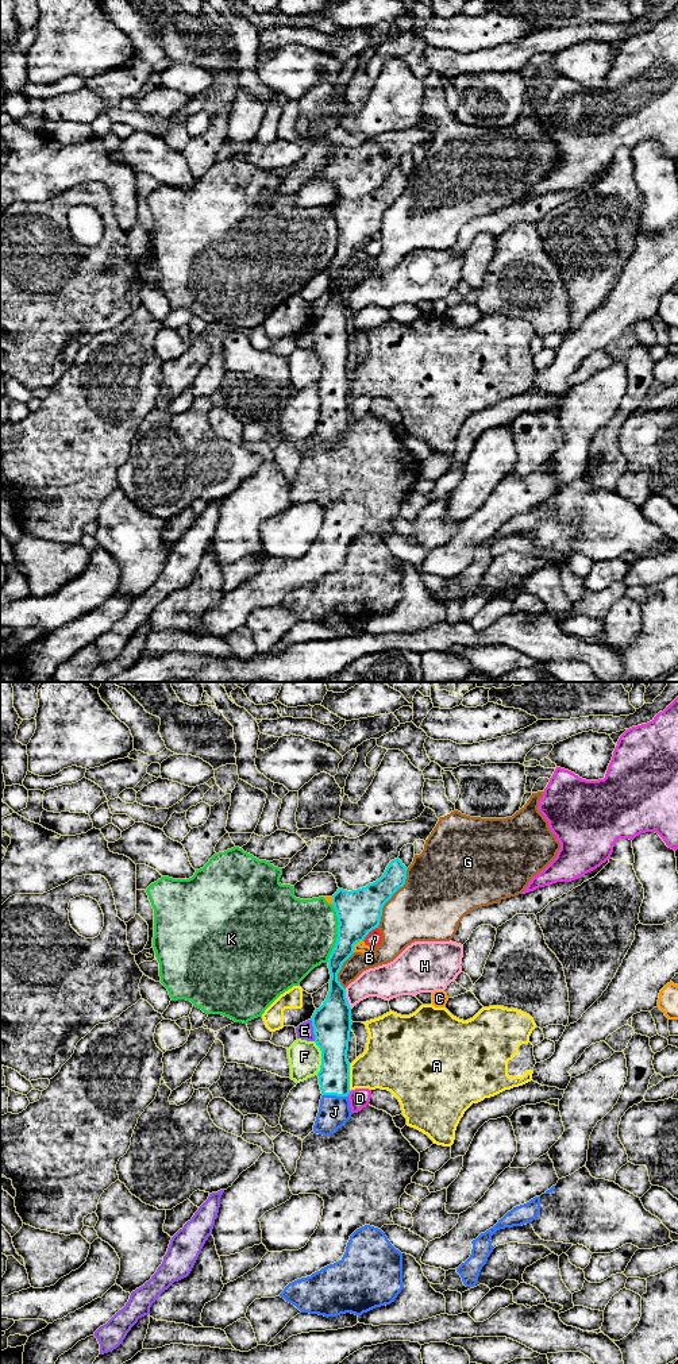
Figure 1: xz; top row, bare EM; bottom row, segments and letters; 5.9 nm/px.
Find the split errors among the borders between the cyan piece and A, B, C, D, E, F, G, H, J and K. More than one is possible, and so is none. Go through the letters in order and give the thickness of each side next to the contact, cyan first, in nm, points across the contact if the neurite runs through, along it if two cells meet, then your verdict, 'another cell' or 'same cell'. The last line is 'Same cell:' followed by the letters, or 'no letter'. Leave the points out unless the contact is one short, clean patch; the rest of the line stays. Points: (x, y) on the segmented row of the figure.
A: calibres 190 and 320 nm; another cell
B: calibres 260 and 90 nm; another cell
C: calibres 260 and 60 nm; another cell
D: calibres 190 and 120 nm; another cell
E: calibres 220 and 100 nm; border xz (309, 1020), (315, 1040); another cell
F: calibres 220 and 190 nm; border xz (314, 1041), (320, 1051), (320, 1070), (318, 1072); another cell
G: calibres 260 and 400 nm; another cell
H: calibres 220 and 190 nm; another cell
J: calibres 190 and 190 nm; way xz (334, 1077), (335, 1094), (334, 1112); same cell
K: calibres 260 and 440 nm; another cell
Same cell: J

